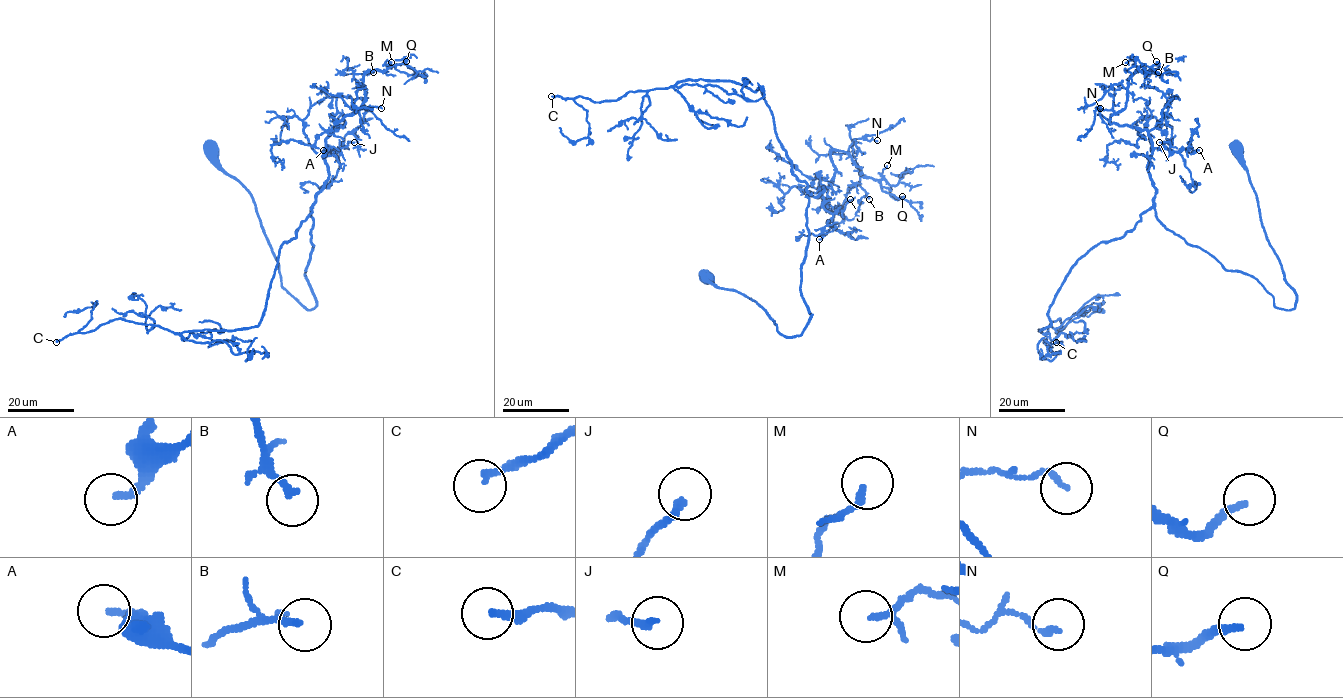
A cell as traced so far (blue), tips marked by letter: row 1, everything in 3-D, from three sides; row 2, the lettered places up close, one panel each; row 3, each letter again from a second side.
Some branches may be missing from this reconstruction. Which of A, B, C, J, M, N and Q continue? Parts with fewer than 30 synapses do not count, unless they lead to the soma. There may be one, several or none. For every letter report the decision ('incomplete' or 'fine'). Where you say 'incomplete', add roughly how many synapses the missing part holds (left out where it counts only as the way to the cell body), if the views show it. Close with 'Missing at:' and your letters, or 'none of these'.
A: fine
B: fine
C: incomplete; 35 synapses
J: fine
M: fine
N: fine
Q: incomplete; 35 synapses
Missing at: C, Q

